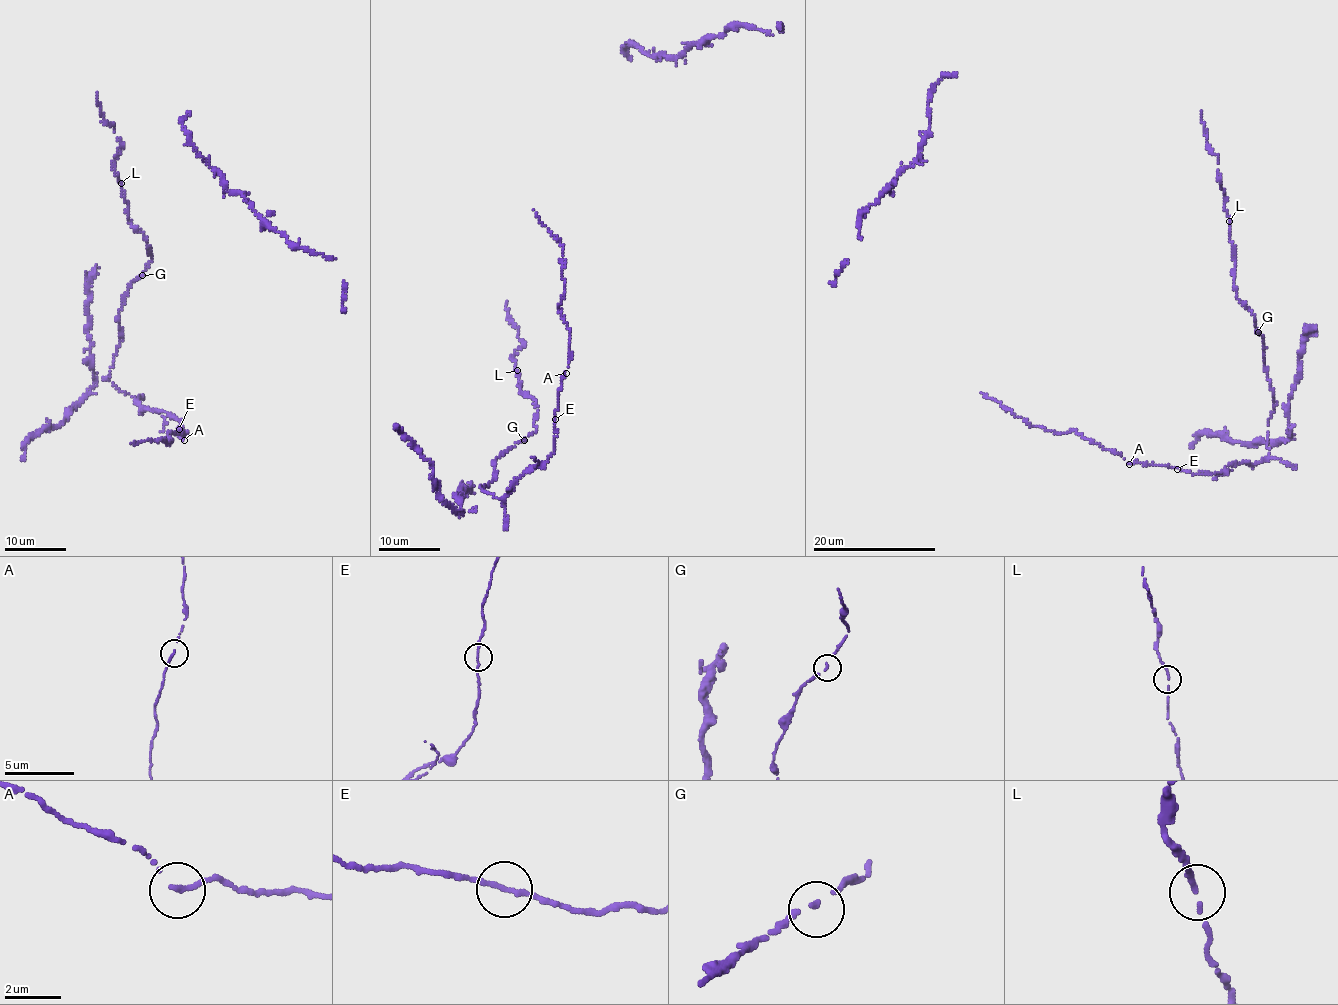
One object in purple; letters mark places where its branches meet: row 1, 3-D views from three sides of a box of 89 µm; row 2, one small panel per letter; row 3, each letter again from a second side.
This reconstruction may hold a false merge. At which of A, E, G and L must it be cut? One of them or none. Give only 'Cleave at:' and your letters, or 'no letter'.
Cleave at: no letter

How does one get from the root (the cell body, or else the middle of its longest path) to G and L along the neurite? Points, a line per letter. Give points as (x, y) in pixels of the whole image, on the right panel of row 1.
G: (1265, 359), (1262, 336), (1258, 332)
L: (1265, 359), (1255, 317), (1237, 297), (1234, 247), (1229, 238), (1229, 221)

